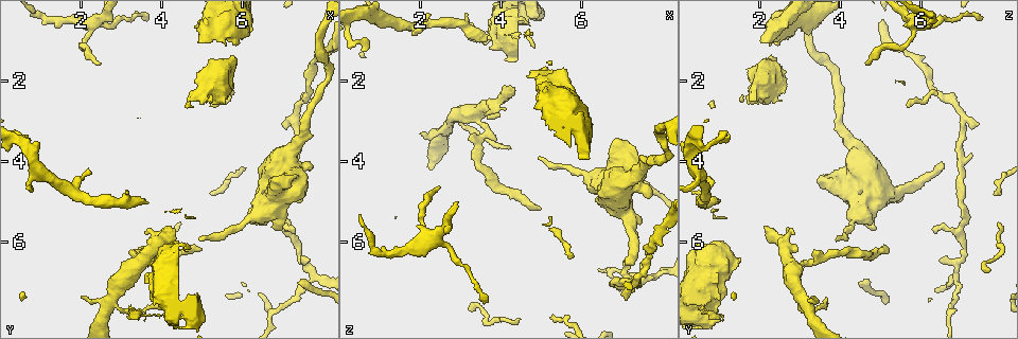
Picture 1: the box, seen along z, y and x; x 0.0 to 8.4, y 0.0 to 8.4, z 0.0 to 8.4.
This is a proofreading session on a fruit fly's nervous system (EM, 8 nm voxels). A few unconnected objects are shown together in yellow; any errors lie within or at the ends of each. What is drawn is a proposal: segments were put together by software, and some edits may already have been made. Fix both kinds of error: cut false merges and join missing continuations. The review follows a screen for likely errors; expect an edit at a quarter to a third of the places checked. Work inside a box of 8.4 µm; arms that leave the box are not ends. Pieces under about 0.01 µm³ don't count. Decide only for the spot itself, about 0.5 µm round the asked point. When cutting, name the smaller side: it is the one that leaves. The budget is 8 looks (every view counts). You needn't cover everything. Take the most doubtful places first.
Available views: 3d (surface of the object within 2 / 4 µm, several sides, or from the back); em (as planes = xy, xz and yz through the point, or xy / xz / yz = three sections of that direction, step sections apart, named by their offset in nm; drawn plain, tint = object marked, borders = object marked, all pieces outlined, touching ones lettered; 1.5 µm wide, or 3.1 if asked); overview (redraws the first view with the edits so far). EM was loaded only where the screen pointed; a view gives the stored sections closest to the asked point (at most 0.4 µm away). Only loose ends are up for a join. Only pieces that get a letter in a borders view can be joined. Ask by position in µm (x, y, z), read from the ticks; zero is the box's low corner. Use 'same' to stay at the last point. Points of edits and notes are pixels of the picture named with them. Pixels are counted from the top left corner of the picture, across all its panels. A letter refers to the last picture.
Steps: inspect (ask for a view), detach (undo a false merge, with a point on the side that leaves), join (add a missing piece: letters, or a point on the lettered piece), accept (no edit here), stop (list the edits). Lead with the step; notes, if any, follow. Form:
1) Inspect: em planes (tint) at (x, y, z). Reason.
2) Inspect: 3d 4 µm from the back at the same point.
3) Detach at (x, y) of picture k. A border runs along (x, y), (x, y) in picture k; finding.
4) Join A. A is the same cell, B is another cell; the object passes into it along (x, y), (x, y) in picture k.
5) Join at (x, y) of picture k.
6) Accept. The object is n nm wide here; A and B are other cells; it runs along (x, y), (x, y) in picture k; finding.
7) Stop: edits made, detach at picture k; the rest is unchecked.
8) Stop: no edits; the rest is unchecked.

Inspect: em planes (borders) at (6.80, 5.60, 4.90). Branch stops here.

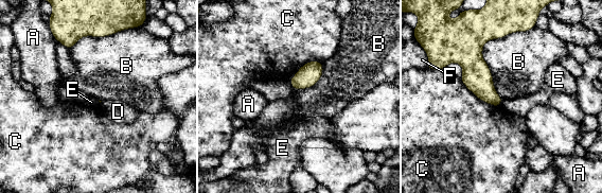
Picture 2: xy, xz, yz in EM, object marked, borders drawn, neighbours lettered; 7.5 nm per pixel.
Accept. A, B, C, D, E and F are other cells; none of them fits.

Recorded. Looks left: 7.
Inspect: 3d 4 µm at (7.60, 4.05, 4.90). Free end.

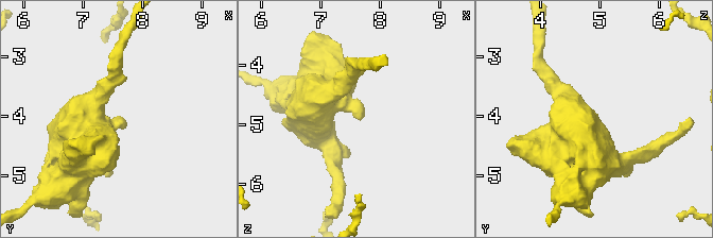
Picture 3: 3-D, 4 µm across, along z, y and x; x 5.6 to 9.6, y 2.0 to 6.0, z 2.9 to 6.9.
Inspect: em planes (plain) at (7.65, 4.15, 4.95). Need the tissue.

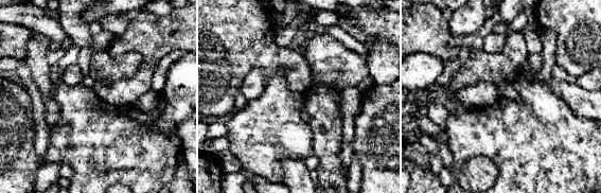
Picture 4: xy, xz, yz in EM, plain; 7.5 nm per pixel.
Inspect: em planes (borders) at the same point. See the neighbours.

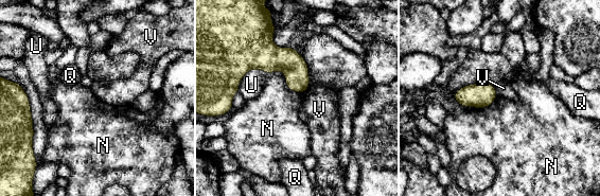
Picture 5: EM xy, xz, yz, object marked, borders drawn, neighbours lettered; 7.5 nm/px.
Accept. The longest contact is with N, 320 nm; N, Q, U and V are other cells; it runs along (305, 69), (251, 61), (234, 87) in picture 5; none of them fits.

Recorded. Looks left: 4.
Inspect: em xz step 4 (tint) at (7.65, 2.20, 6.25). Thin neck.

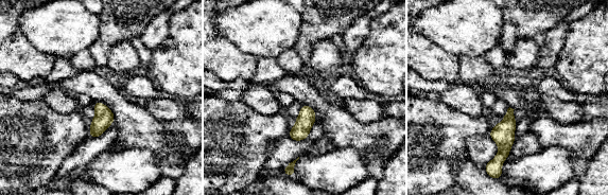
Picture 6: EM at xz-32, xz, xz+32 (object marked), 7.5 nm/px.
Inspect: em planes (tint) at the same point.

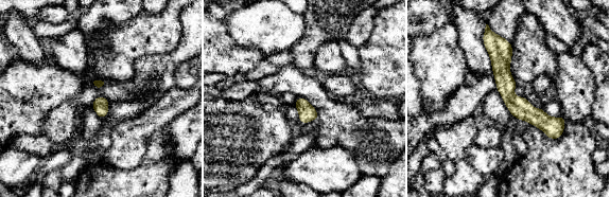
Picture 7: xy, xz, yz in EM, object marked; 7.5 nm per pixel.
Inspect: em planes (borders) at the same point.

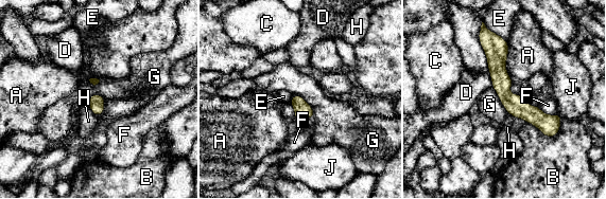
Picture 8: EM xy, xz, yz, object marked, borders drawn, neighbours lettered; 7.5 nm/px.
Accept. A, B, C, D, E, F, G, H and J are other cells; a border runs along (293, 94), (300, 95), (314, 115) in picture 8; one neuron here.

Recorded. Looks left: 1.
Stop: no edits; the rest is unchecked.

